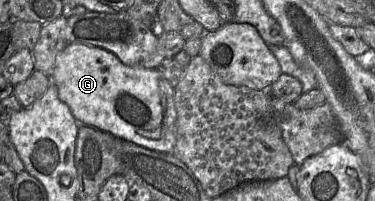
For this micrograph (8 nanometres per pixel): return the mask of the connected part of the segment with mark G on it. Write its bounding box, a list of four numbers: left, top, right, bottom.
[50,43,176,154]

